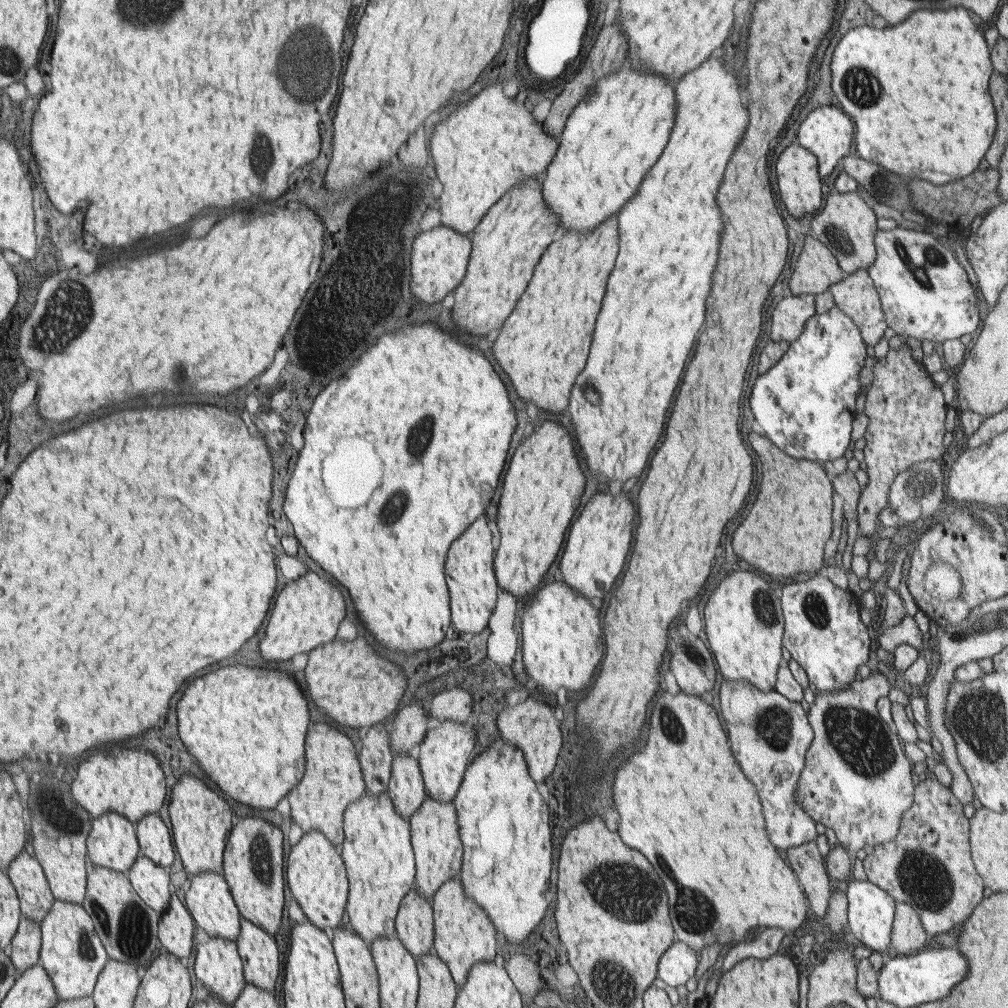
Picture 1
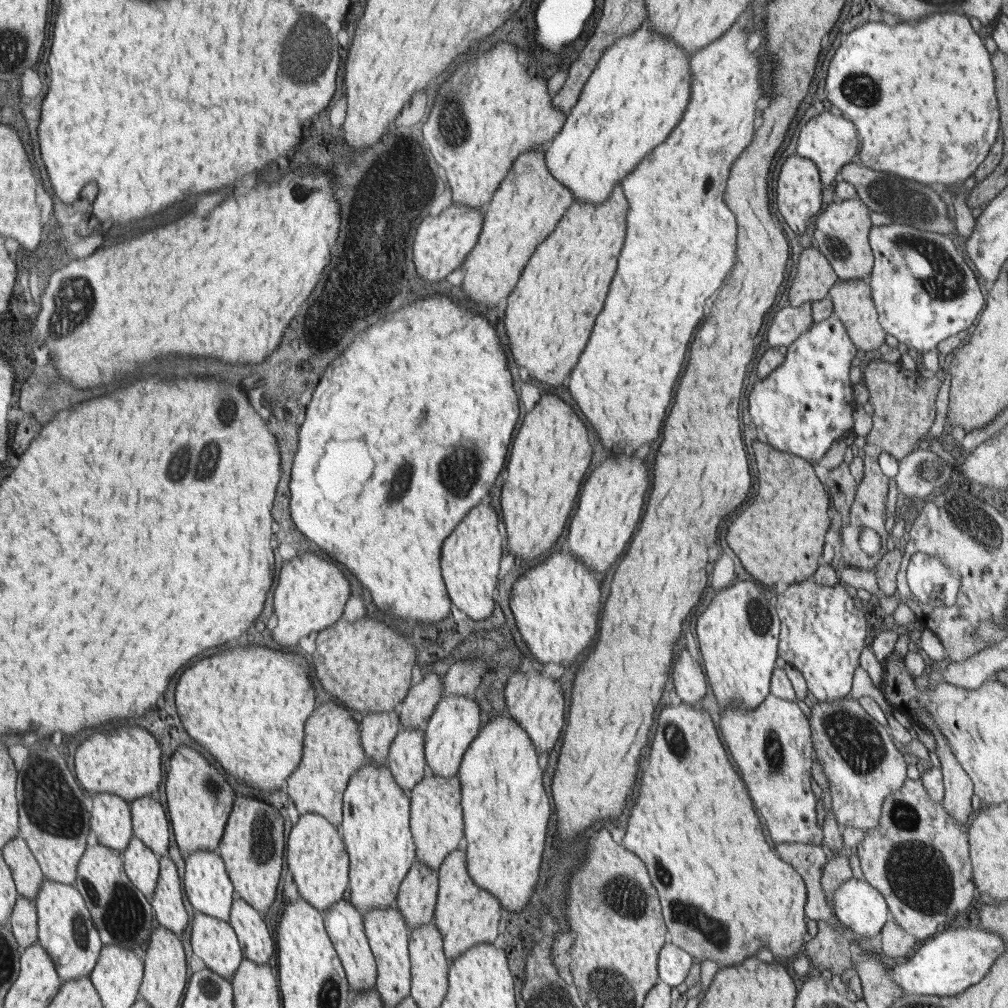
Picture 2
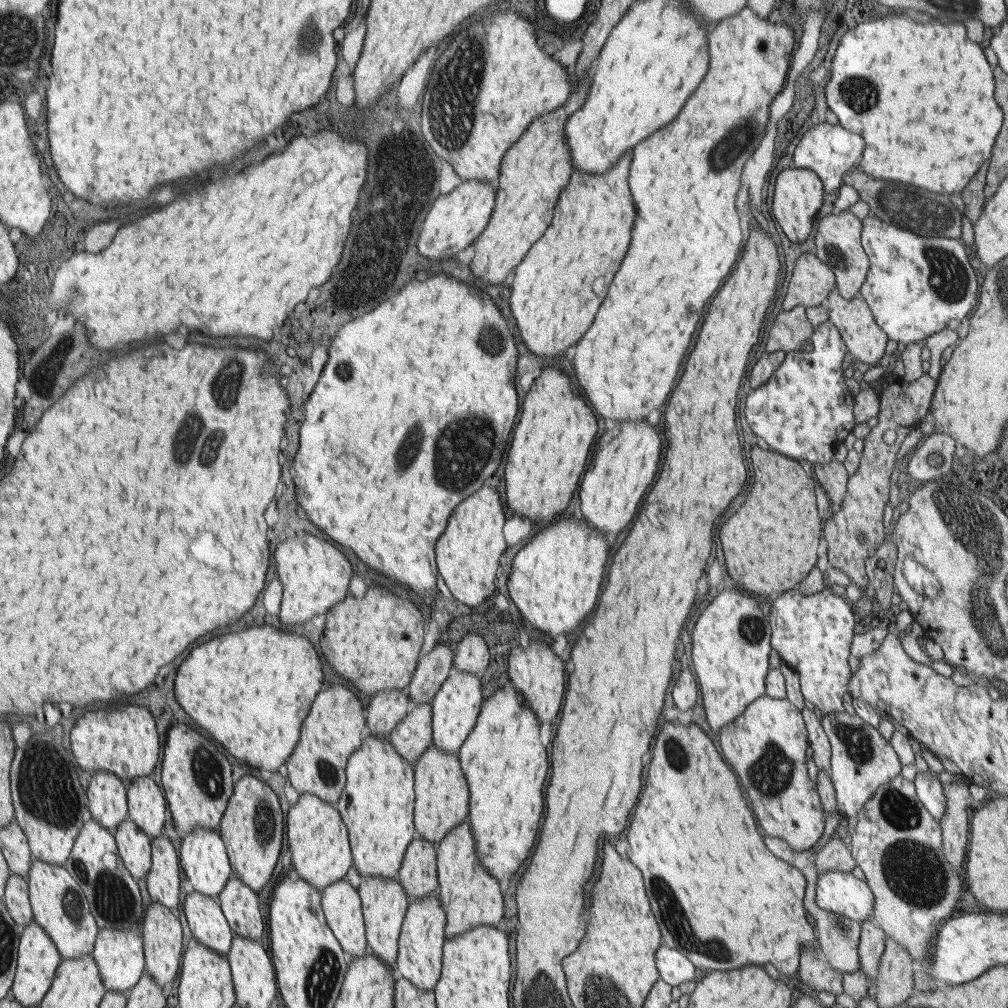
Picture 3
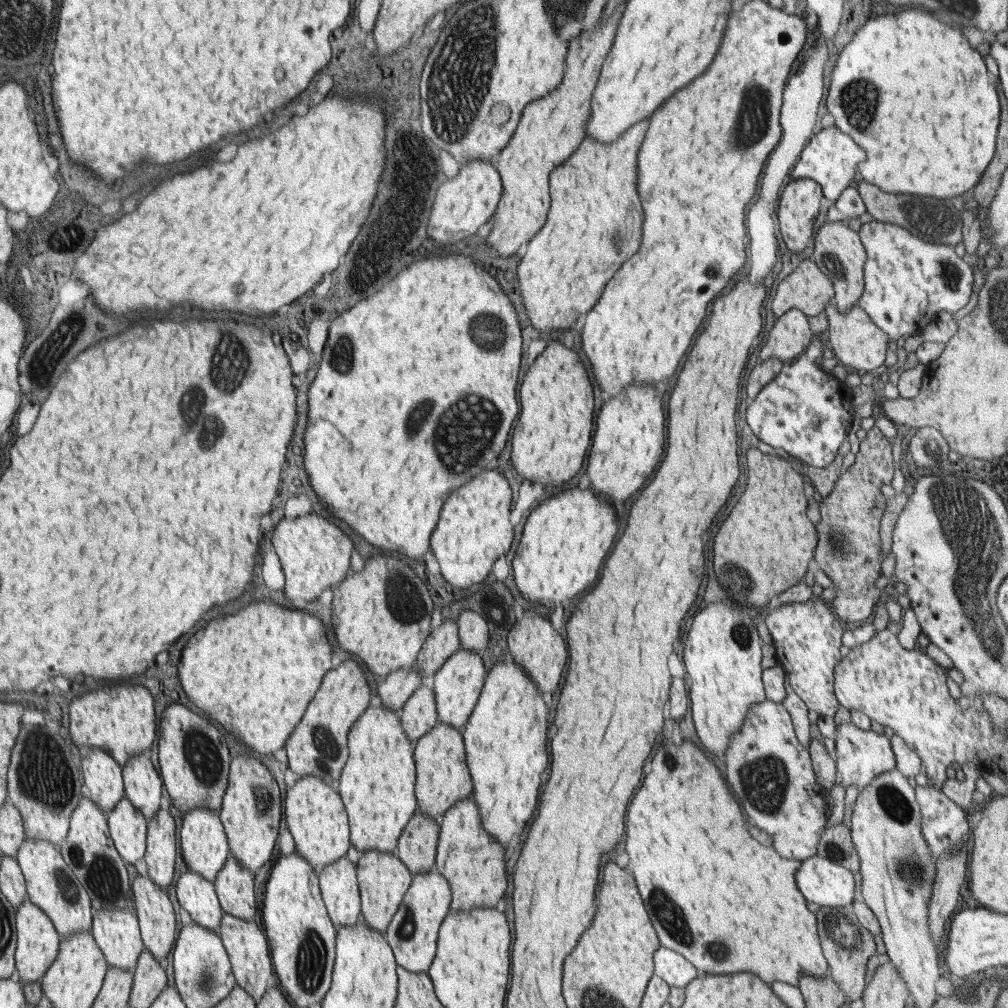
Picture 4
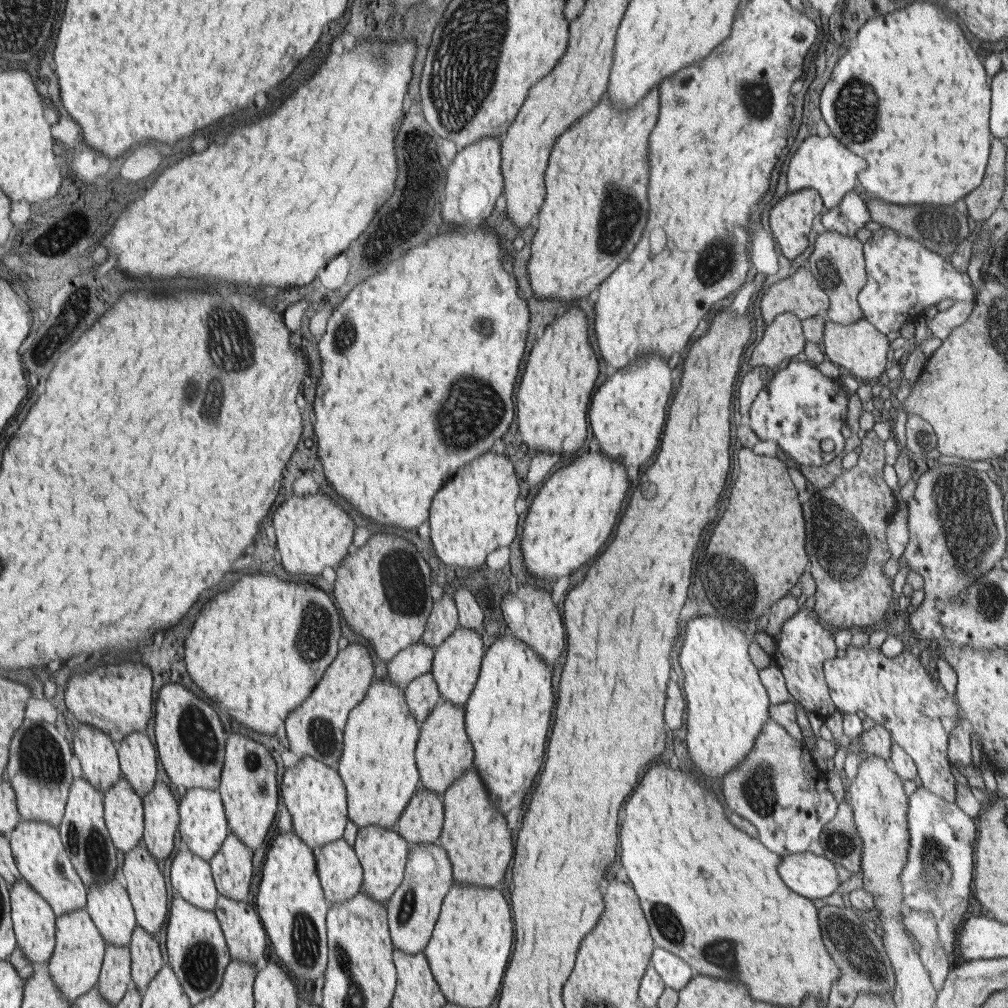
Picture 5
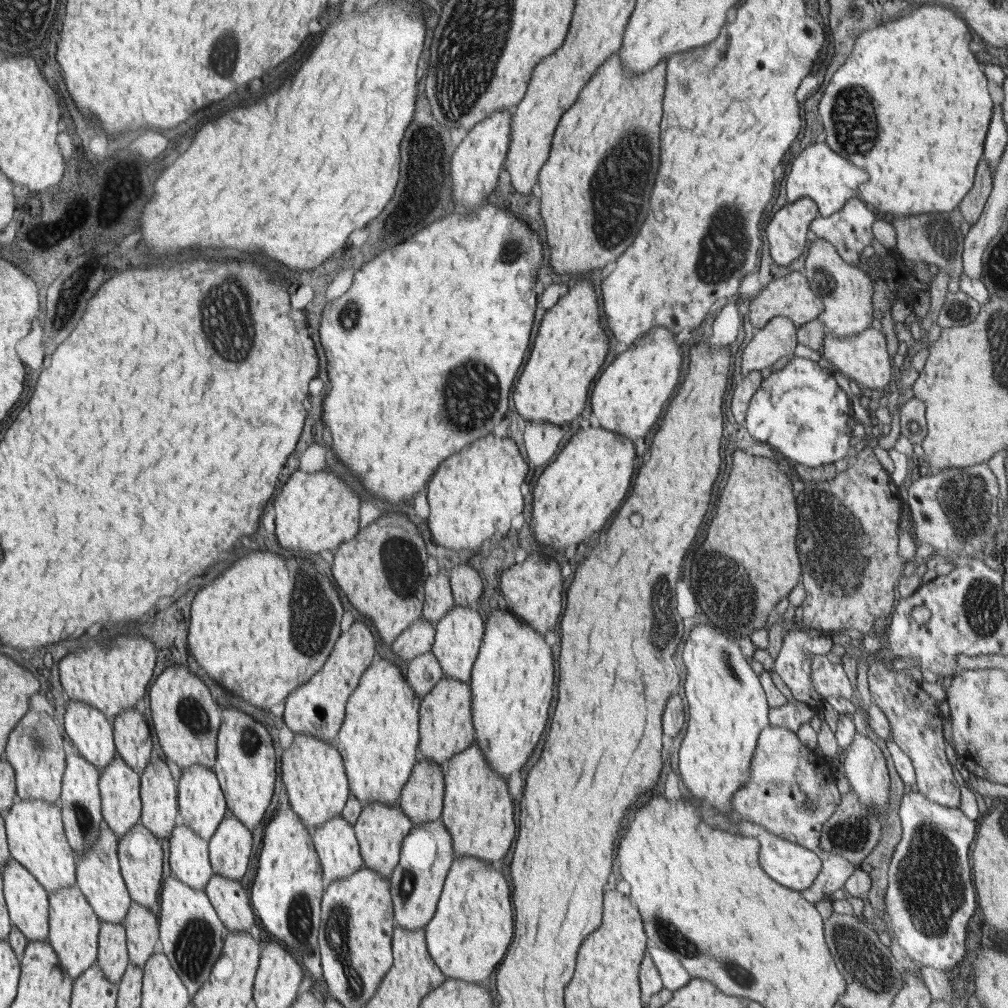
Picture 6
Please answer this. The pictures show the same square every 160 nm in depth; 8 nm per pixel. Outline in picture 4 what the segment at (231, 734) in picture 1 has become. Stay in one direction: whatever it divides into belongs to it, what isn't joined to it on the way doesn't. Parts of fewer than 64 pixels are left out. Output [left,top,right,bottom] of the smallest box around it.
[178,601,332,755]

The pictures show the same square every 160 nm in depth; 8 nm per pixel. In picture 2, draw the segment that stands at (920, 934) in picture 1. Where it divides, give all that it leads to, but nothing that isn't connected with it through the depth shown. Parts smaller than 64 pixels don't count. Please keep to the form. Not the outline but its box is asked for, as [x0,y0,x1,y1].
[882,918,919,962]

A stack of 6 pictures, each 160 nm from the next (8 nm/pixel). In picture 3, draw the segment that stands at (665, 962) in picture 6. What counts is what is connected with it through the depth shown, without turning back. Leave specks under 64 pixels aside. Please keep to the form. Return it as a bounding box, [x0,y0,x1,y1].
[655,944,695,988]

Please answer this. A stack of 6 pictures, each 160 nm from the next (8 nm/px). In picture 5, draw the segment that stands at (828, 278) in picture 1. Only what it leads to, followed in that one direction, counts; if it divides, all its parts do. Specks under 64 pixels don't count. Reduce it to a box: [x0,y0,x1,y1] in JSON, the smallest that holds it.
[758,267,829,325]

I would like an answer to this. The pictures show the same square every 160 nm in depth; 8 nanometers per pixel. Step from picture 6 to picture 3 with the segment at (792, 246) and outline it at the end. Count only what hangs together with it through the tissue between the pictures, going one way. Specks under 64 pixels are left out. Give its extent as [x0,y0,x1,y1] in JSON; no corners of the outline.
[767,168,823,250]

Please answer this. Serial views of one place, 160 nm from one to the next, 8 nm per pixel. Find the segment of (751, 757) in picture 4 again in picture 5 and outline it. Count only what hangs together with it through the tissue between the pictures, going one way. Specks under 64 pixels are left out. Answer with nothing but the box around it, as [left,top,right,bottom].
[722,716,825,856]

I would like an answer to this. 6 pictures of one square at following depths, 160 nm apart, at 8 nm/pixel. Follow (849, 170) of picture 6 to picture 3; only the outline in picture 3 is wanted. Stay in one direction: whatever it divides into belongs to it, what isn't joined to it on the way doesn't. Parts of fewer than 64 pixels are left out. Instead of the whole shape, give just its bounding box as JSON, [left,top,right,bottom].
[794,121,864,194]

